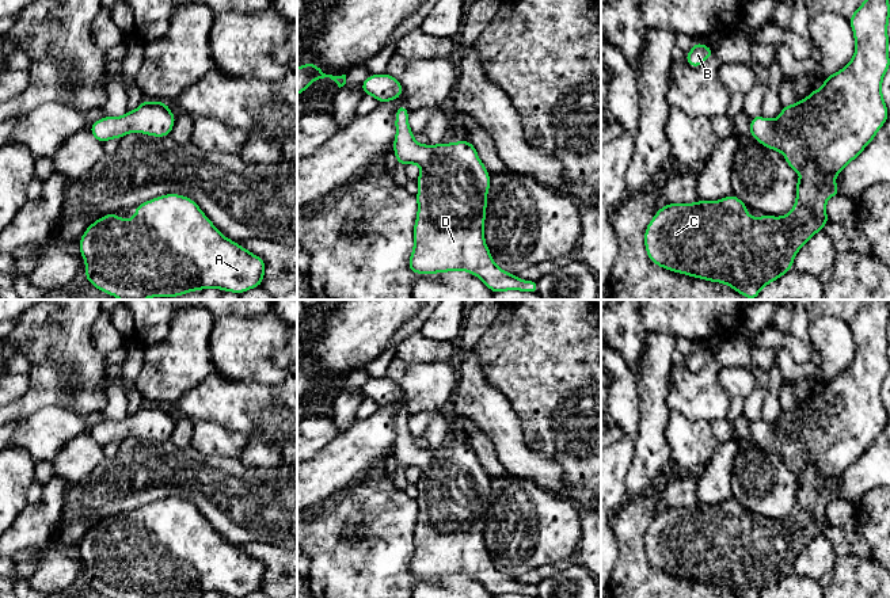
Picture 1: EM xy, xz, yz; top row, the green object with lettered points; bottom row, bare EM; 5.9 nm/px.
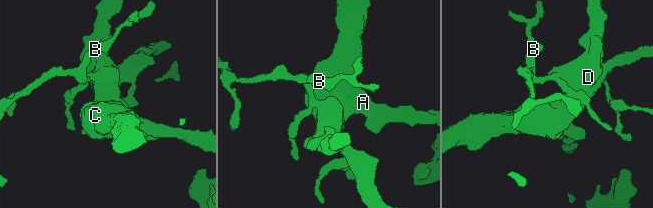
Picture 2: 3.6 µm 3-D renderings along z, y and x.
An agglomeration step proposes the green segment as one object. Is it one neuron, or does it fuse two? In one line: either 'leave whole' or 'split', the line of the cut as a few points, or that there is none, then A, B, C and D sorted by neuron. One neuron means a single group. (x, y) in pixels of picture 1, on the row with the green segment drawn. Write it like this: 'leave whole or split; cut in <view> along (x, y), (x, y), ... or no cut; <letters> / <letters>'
leave whole; no cut; A B C D

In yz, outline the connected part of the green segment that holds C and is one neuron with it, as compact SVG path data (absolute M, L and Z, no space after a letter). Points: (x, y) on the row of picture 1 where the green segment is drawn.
M889 0L863 1L848 19L856 42L855 54L849 64L833 75L826 75L822 87L811 91L806 99L791 106L783 106L776 119L767 119L761 115L750 118L749 134L765 148L783 152L786 163L795 171L795 175L803 174L802 179L796 178L796 199L792 210L781 217L749 217L748 206L734 194L715 202L701 199L693 203L668 203L658 209L644 232L646 252L654 264L673 273L726 283L750 300L754 300L764 286L791 271L796 252L829 222L826 201L840 195L834 178L864 151L887 121L889 111L882 95L882 81L890 66L887 53L889 19Z

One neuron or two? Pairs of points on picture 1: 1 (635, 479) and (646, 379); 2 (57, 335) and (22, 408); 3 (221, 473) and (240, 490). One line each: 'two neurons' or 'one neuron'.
1: one neuron
2: one neuron
3: one neuron

